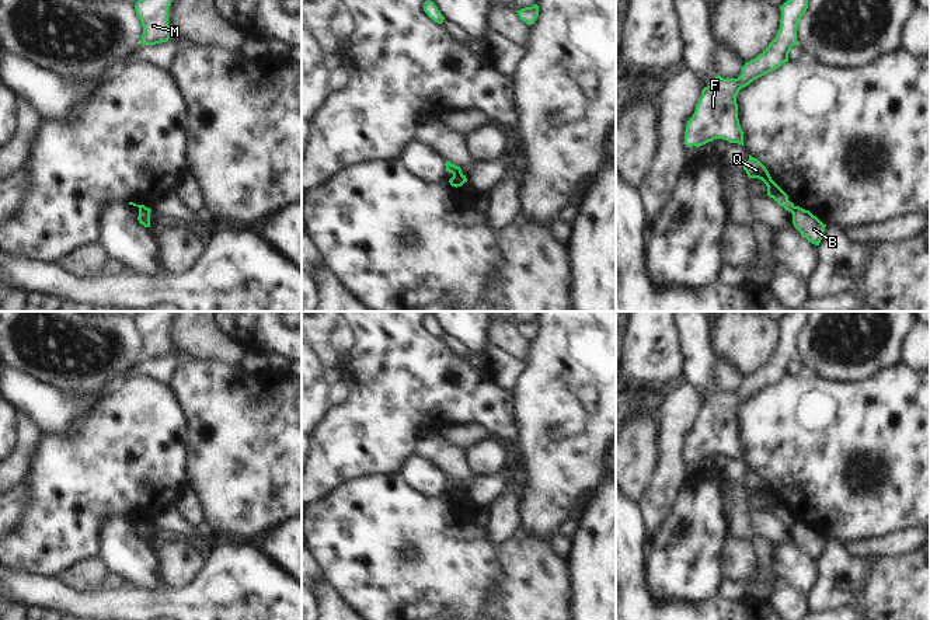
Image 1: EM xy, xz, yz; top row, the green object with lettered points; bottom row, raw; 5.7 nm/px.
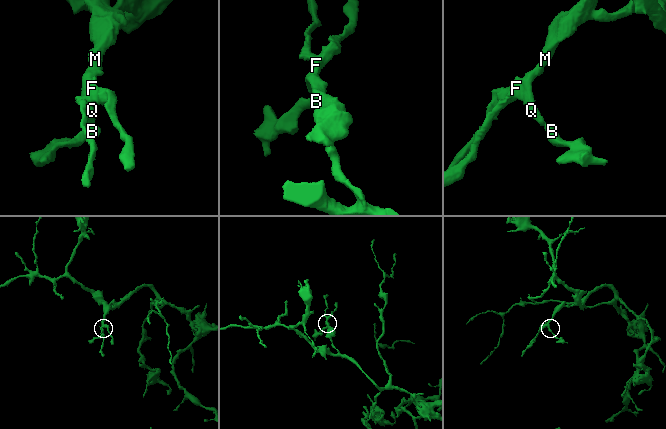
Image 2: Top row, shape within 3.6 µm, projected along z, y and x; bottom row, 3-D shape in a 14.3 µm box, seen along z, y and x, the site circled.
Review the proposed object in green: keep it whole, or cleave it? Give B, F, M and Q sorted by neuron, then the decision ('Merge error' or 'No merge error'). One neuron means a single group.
Groups: B / F M Q. Merge error

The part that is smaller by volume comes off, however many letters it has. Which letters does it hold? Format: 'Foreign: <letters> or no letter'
Foreign: B

